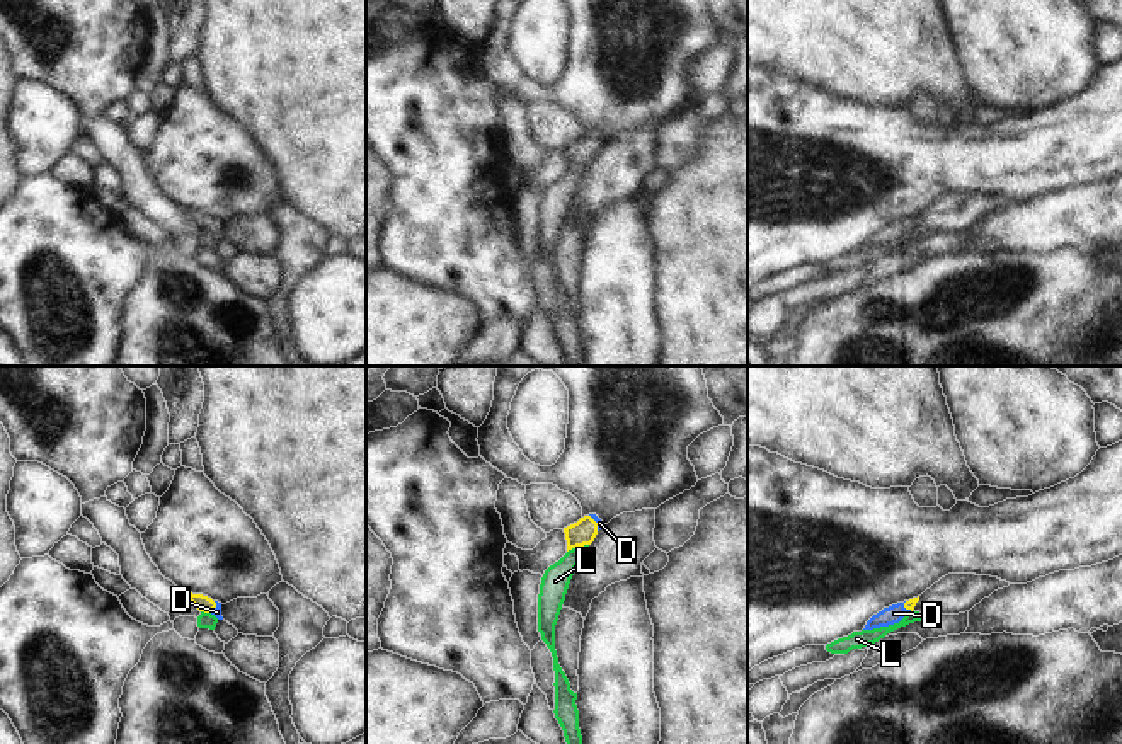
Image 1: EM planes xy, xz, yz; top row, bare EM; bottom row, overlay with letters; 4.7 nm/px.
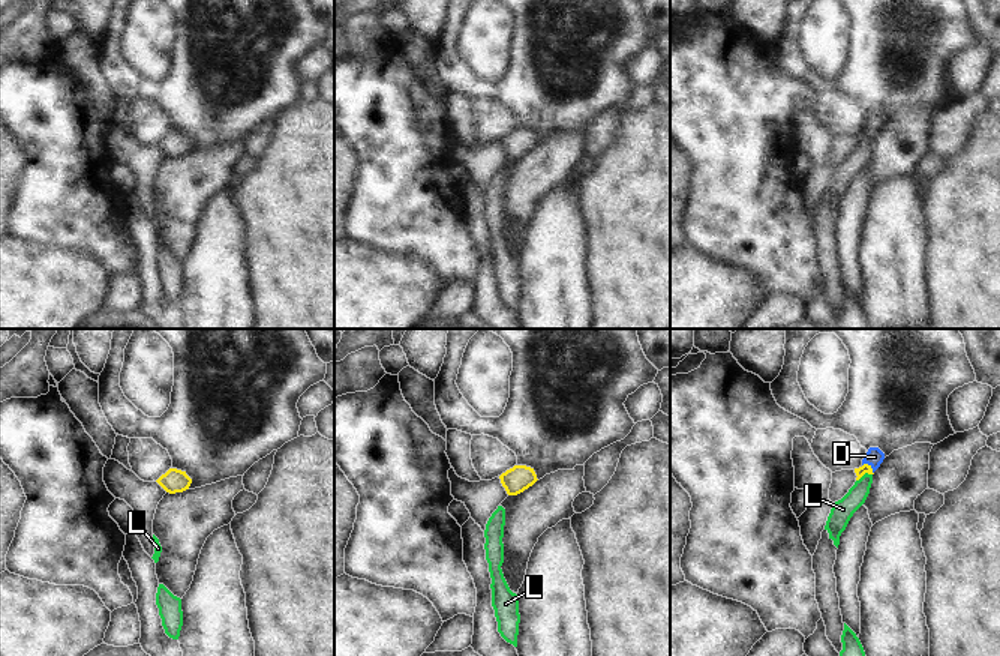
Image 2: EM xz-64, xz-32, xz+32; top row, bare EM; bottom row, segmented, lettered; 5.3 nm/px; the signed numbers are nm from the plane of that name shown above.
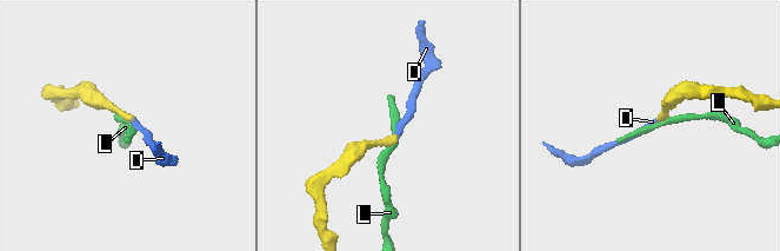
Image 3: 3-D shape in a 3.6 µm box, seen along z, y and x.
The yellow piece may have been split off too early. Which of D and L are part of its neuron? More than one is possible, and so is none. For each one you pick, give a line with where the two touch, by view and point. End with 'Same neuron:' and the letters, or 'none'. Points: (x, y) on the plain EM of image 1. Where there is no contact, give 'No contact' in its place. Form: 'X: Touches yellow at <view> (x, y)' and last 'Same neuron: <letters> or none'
D: Touches yellow at xz (596, 142)
Same neuron: D.

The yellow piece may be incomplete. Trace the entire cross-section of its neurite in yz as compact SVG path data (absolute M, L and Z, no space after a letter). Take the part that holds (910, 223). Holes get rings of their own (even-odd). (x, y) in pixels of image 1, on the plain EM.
M919 215L913 216L909 220L897 221L897 223L892 223L889 226L884 226L882 230L873 233L867 240L863 249L873 249L873 247L880 247L880 245L889 245L889 243L899 242L907 232L911 232L914 228L918 220L919 220Z

